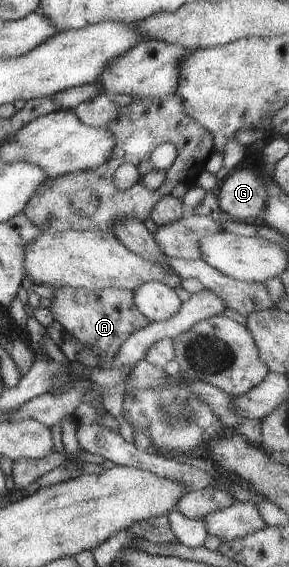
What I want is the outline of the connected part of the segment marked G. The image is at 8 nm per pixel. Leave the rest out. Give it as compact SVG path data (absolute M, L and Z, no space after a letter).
M252 169L230 171L217 186L216 194L221 211L238 222L253 222L267 202L266 186Z

